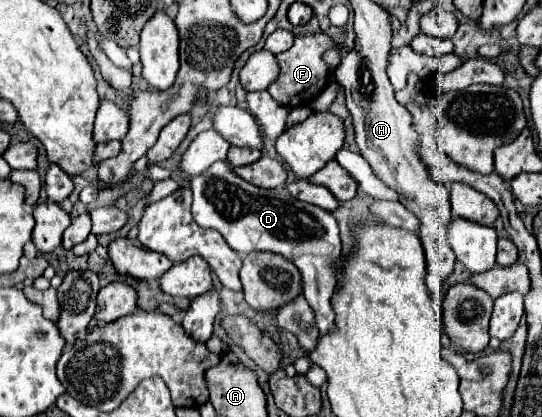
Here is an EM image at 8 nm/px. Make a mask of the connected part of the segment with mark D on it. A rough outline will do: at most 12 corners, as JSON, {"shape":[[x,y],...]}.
{"shape":[[223,161],[191,181],[193,219],[241,255],[297,265],[333,333],[335,217]]}

